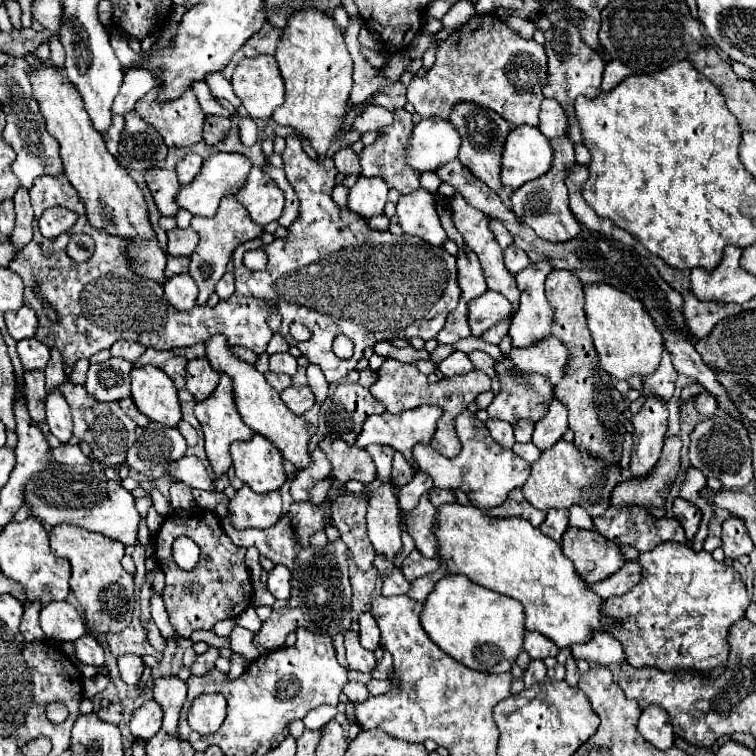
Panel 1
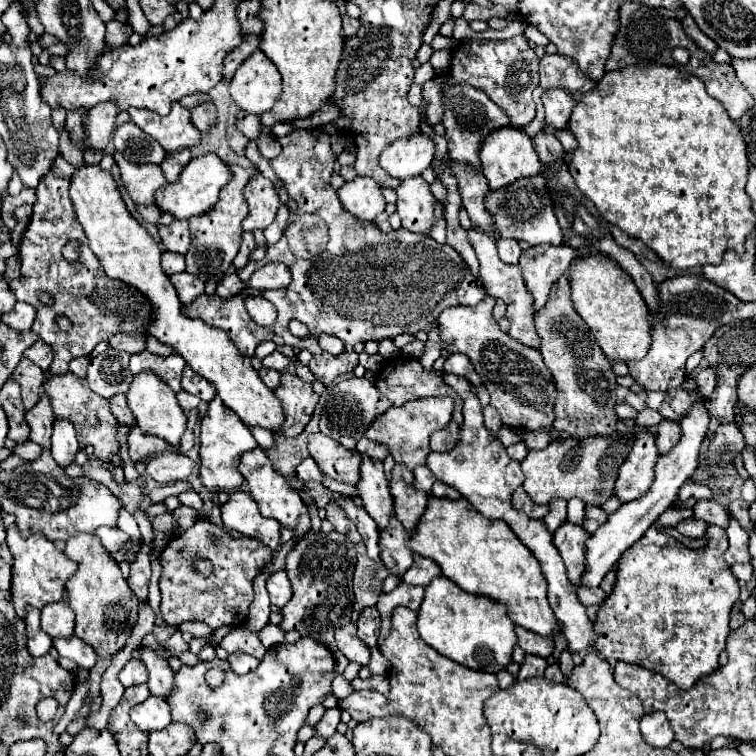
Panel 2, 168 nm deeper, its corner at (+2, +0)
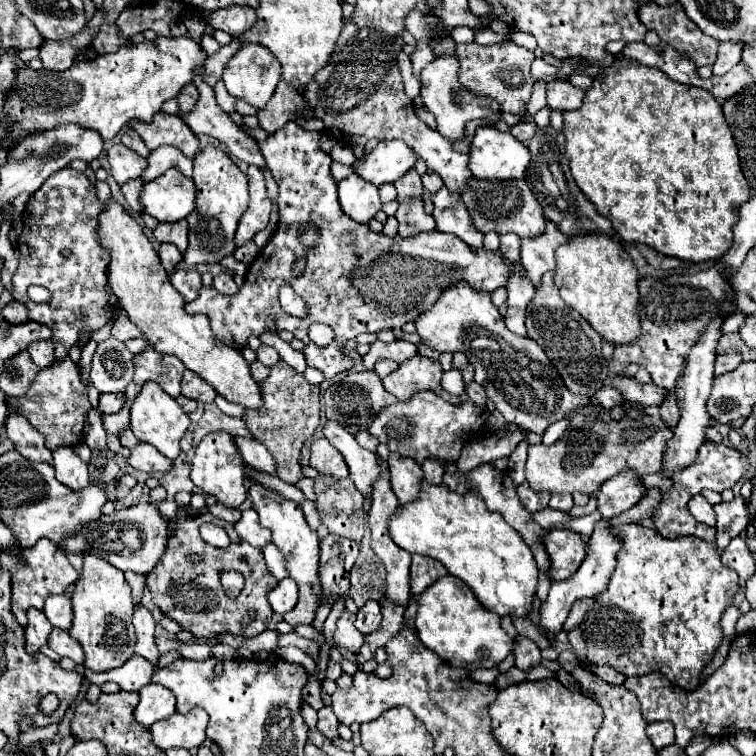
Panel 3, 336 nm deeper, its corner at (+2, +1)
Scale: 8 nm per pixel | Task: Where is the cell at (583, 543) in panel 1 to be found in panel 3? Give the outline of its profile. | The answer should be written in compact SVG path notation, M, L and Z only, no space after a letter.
M550 530L544 538L544 546L552 562L552 580L570 578L586 556L586 542L578 532L572 530Z

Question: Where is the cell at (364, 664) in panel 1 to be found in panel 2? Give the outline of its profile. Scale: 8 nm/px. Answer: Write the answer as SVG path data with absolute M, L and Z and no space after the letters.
M348 623L336 631L336 647L350 659L366 665L370 661L370 649L358 639L356 625Z

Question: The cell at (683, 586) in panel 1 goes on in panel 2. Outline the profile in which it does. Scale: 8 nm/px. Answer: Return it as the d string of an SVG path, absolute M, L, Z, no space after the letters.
M709 524L705 539L707 545L704 549L690 549L684 543L660 533L656 527L650 527L642 539L622 553L616 567L614 589L600 607L598 621L594 625L598 635L594 647L602 657L658 671L680 689L694 687L700 675L718 669L718 655L726 647L730 631L728 619L734 603L740 597L740 587L730 571L730 565L724 561L723 555L728 548L725 531Z

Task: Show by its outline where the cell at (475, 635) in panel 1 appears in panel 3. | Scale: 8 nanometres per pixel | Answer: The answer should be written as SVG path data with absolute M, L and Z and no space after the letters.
M454 576L438 578L418 596L418 604L420 608L416 616L416 632L420 642L434 650L450 666L466 670L496 668L514 648L512 638L500 626L500 616L488 612L476 600L472 590Z

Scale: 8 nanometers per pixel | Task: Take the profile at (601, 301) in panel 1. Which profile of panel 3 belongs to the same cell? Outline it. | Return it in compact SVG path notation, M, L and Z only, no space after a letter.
M590 234L582 238L570 238L568 244L556 250L556 274L554 282L560 288L562 300L572 306L604 340L610 344L630 344L640 336L640 318L638 318L638 272L632 258L620 246L620 242L610 240L602 234Z

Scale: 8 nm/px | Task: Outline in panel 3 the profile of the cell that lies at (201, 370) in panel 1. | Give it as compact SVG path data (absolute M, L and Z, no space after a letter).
M184 370L184 376L182 376L182 396L194 398L194 400L204 402L204 404L210 404L216 398L216 390L210 384L206 384L206 380L202 380L192 370Z

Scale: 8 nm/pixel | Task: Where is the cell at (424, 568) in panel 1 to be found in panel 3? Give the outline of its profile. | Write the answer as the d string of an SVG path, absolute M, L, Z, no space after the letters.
M414 554L412 566L410 566L410 582L412 582L412 594L422 594L430 584L434 584L438 578L446 576L448 570L434 558Z

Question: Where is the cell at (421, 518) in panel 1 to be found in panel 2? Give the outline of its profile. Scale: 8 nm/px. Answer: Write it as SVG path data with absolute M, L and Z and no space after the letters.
M394 465L390 479L390 493L394 499L394 513L404 529L414 529L416 521L426 509L428 495L414 489L414 475L406 465Z

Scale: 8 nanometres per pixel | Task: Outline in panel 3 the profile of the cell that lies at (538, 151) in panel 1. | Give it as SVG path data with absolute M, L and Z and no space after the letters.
M482 126L476 130L470 146L470 172L474 178L482 180L510 180L510 178L524 178L530 166L530 152L528 148L518 142L510 132L500 132L492 126Z

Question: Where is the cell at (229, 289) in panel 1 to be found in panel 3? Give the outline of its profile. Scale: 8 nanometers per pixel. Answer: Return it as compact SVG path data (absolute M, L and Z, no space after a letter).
M218 274L218 276L214 276L214 288L216 288L220 294L236 294L236 292L238 292L238 286L236 286L236 282L232 280L230 274Z

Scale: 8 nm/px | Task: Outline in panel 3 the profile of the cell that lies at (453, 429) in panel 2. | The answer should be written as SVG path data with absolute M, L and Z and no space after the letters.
M414 356L406 362L402 362L392 374L388 374L382 384L384 388L394 394L400 402L406 402L410 396L422 392L422 390L432 390L440 398L444 398L450 404L460 404L458 396L448 394L440 386L442 378L442 366L438 360L424 358L424 356Z

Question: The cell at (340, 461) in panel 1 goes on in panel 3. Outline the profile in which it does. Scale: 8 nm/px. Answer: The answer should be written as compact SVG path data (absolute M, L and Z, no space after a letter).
M326 438L314 440L310 446L310 452L312 452L310 466L314 466L320 474L334 476L334 478L346 478L350 474L342 454L334 446L330 446Z

